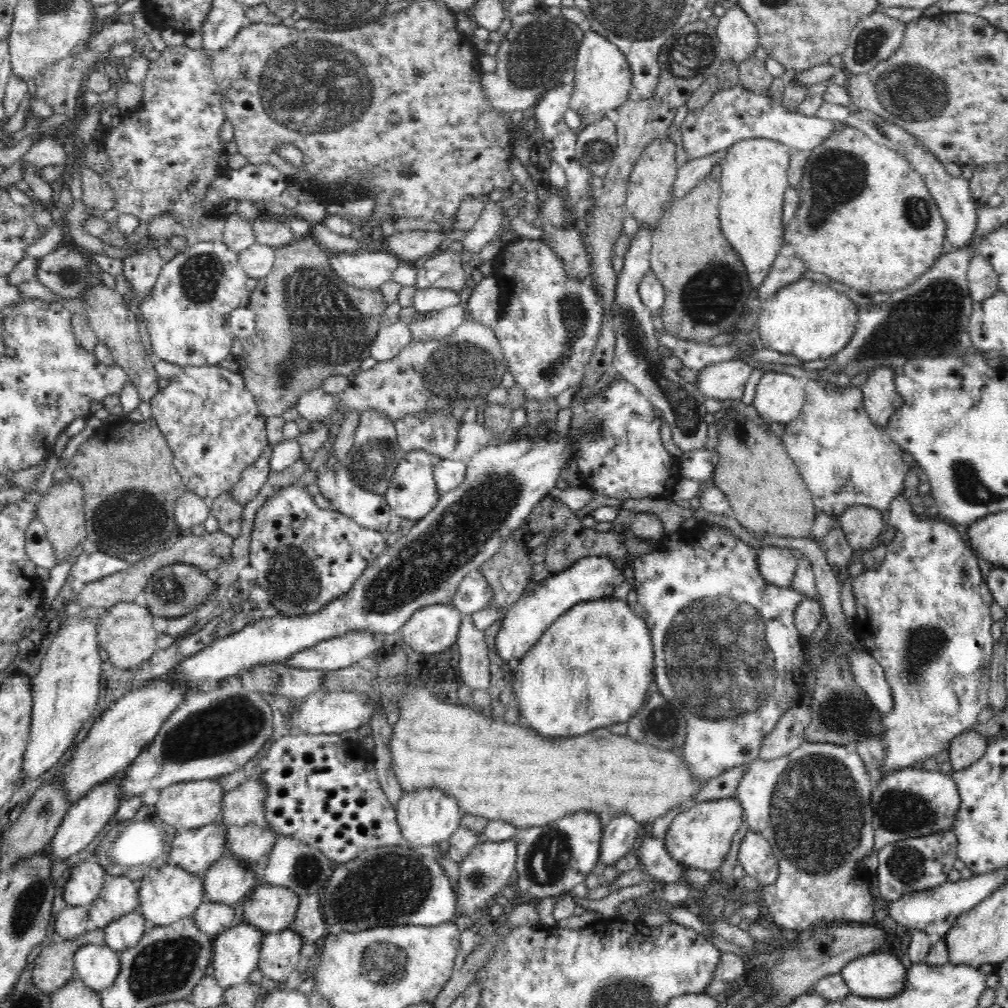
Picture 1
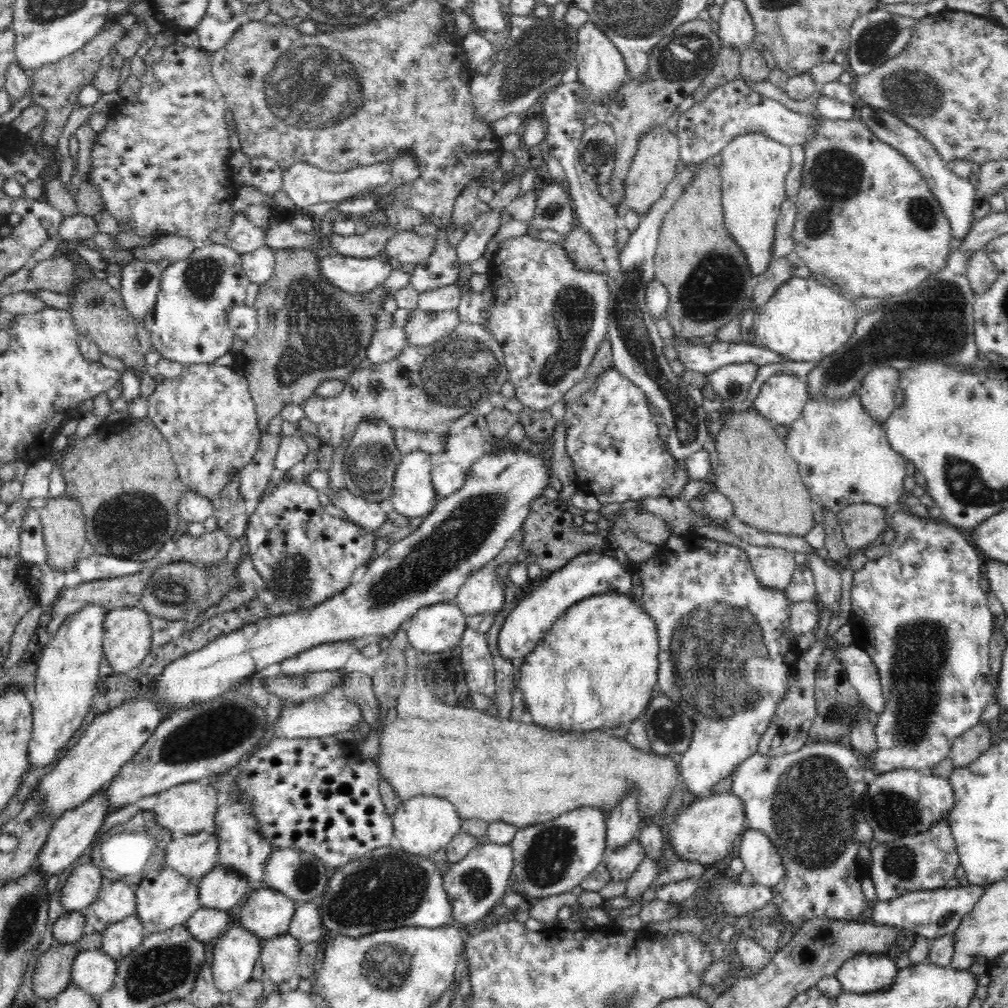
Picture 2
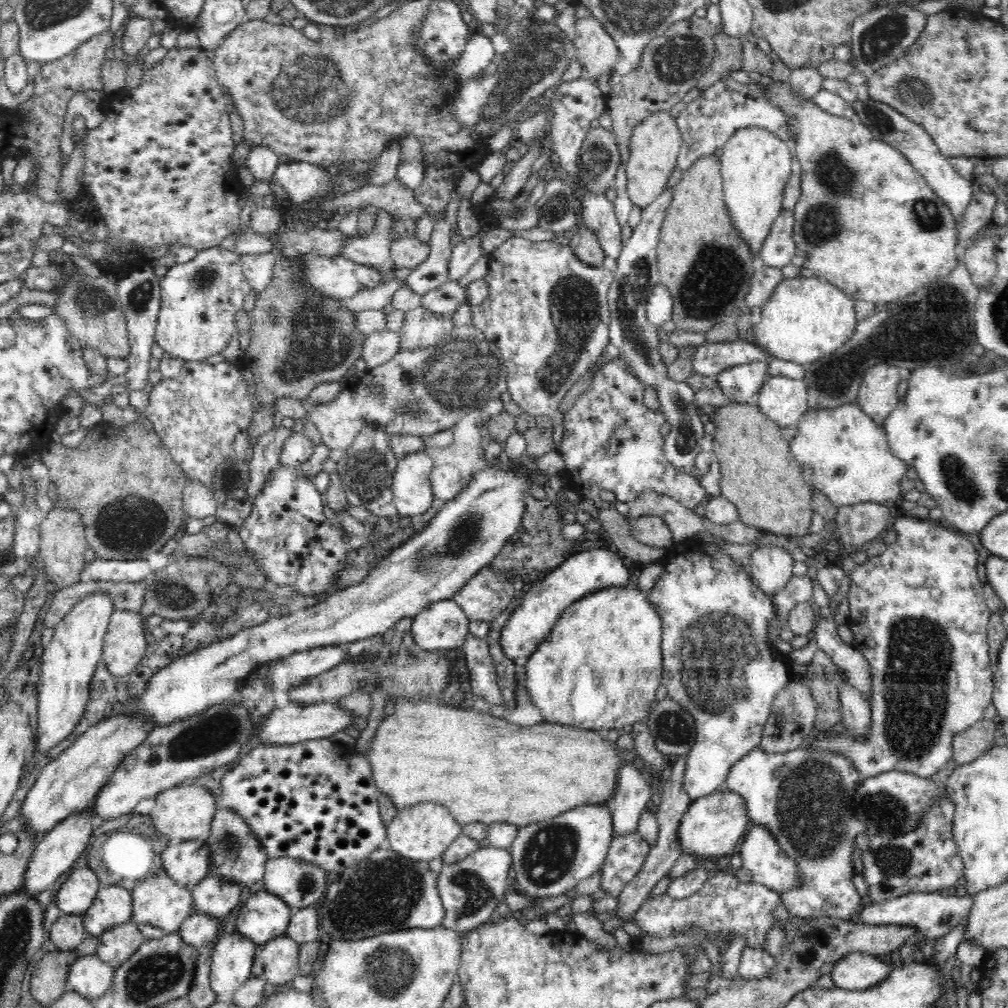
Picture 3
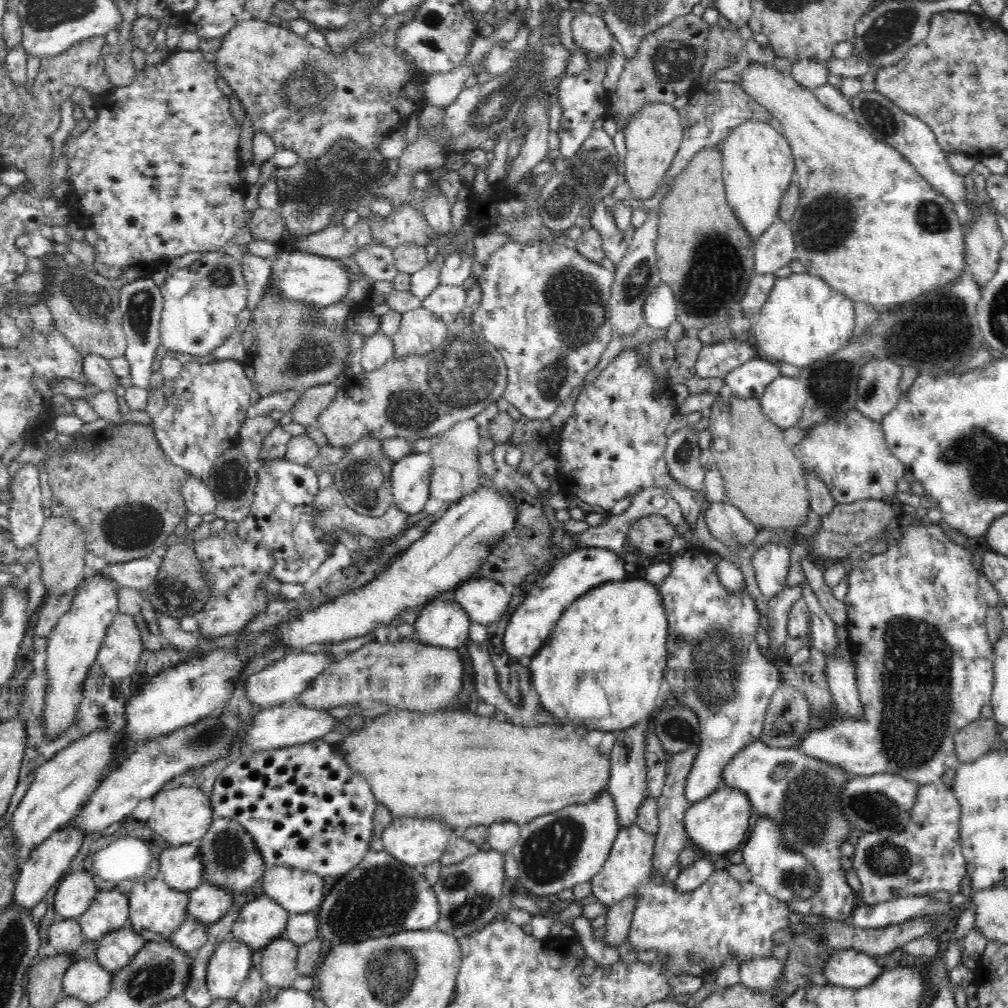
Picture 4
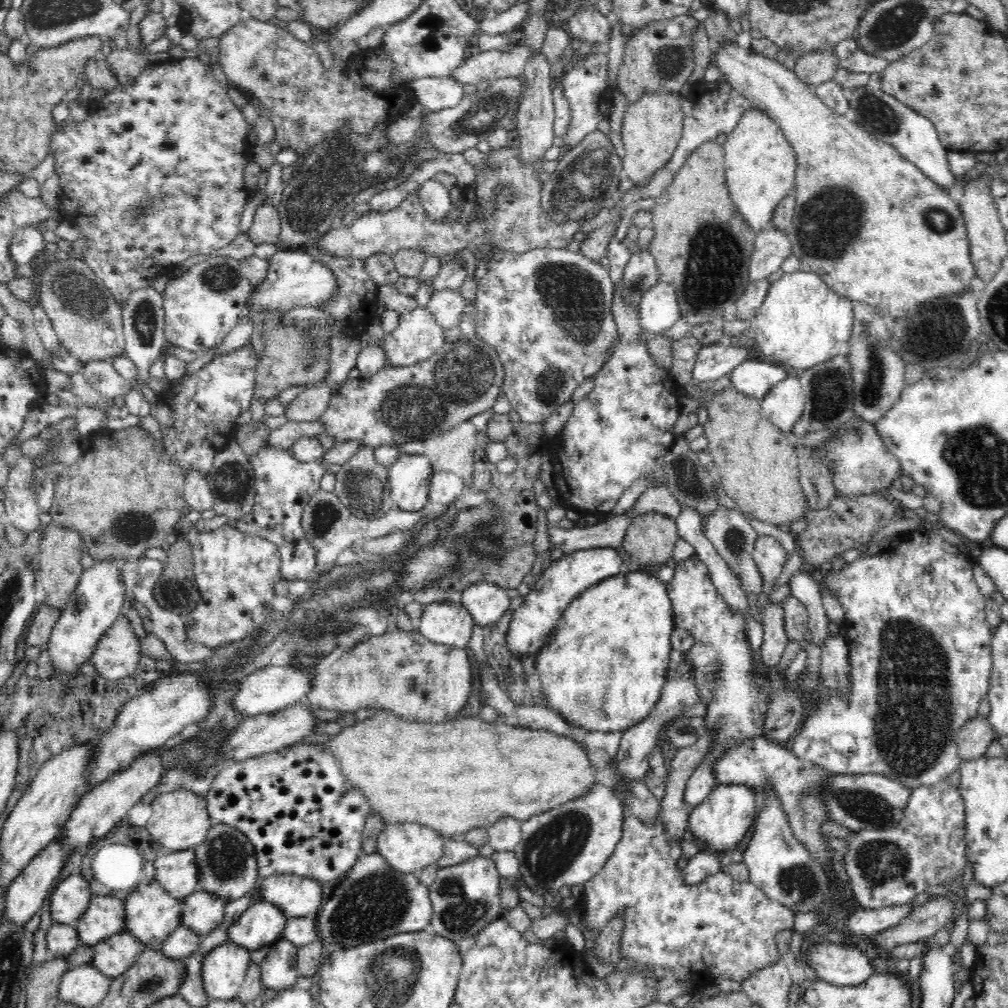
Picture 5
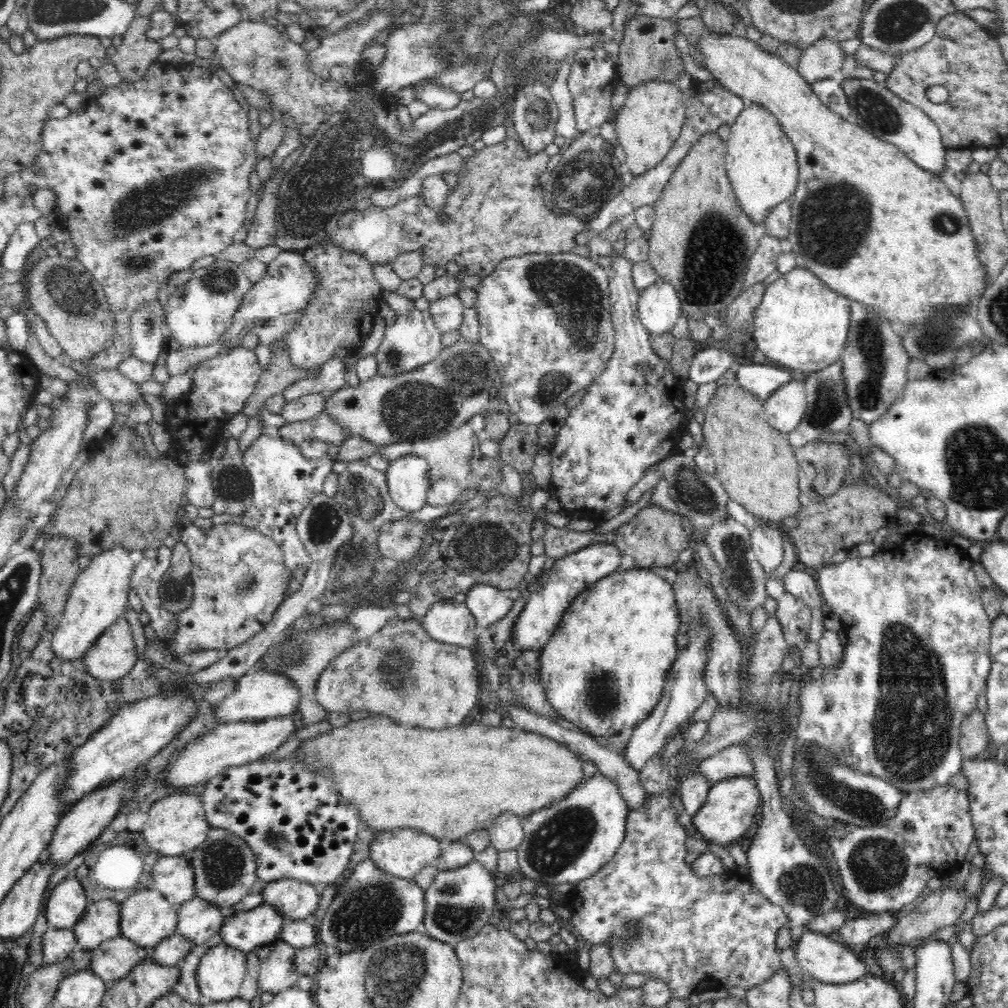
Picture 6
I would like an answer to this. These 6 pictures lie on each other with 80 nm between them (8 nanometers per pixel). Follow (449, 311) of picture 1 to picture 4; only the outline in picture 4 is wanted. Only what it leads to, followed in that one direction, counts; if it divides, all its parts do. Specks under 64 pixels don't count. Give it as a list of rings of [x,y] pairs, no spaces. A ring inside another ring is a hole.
[[[423,306],[402,313],[398,331],[391,337],[393,356],[424,356],[438,349],[450,332],[448,326]]]

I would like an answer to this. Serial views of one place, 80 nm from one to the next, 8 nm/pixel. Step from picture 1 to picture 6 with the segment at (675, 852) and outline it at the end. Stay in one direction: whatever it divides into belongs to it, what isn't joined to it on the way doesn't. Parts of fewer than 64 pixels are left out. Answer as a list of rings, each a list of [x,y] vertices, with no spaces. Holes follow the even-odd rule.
[[[735,776],[718,781],[710,787],[706,803],[693,817],[693,824],[705,841],[728,846],[750,836],[755,828],[754,816],[758,812],[760,799],[760,791],[753,776]]]

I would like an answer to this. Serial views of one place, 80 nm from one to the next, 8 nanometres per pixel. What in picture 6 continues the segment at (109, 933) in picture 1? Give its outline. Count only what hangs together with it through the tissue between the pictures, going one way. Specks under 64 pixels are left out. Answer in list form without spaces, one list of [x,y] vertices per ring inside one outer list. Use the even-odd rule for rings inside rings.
[[[119,935],[104,940],[104,943],[92,950],[92,955],[89,968],[110,985],[124,978],[132,968],[146,959],[149,956],[149,949],[142,949],[129,938]]]

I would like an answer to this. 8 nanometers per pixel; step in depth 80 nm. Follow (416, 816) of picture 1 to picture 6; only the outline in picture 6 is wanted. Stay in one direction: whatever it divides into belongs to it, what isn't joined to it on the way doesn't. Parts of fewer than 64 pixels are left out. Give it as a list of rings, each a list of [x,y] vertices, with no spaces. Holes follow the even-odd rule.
[[[394,828],[376,832],[369,846],[369,859],[376,868],[398,878],[415,877],[425,866],[432,865],[441,855],[440,840],[415,828]]]

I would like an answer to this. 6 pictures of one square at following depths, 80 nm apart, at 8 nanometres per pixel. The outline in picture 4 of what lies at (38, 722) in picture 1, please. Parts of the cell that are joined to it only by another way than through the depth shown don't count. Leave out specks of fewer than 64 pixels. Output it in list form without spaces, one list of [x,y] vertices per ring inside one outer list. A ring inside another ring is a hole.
[[[96,573],[92,580],[78,589],[68,612],[56,623],[48,638],[46,648],[47,700],[42,717],[46,721],[46,731],[50,738],[62,736],[62,732],[72,724],[78,706],[82,702],[84,680],[90,665],[104,640],[107,628],[114,622],[118,610],[118,585],[102,573]]]

